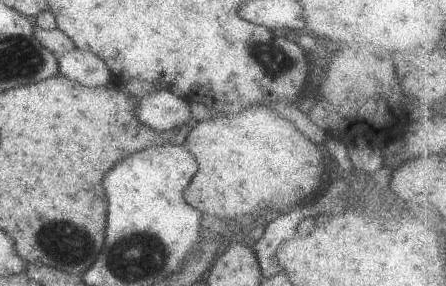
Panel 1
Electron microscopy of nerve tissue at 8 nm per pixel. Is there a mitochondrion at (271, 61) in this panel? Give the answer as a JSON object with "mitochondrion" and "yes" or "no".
{"mitochondrion":"yes"}

